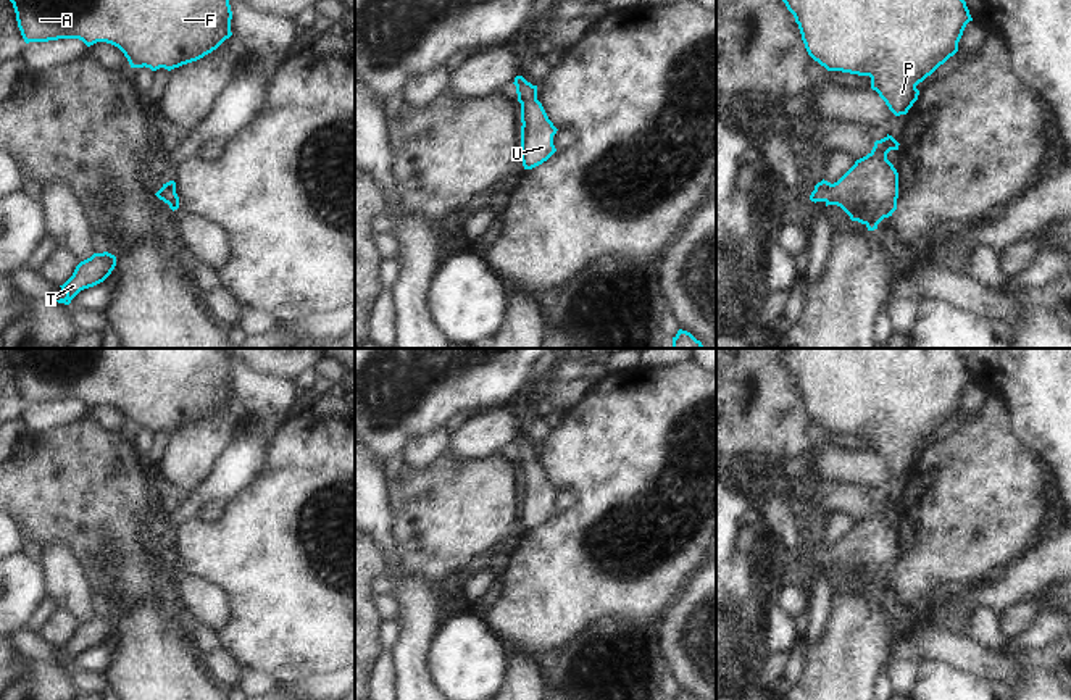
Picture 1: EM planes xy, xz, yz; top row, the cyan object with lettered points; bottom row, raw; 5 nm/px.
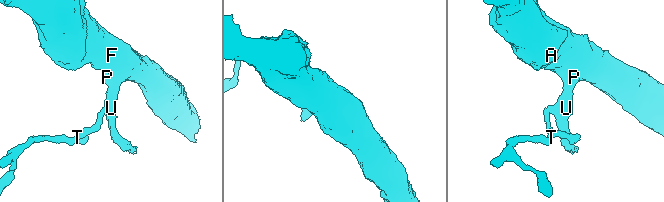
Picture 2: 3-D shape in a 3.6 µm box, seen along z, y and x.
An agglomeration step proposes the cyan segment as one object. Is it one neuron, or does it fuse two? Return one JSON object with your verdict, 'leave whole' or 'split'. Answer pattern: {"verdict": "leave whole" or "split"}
{"verdict": "leave whole"}

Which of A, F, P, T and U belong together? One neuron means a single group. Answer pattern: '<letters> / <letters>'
A F P T U

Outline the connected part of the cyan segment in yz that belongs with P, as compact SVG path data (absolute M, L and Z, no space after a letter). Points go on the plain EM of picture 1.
M784 348L782 363L798 385L808 416L827 432L869 437L871 450L879 455L895 477L908 474L919 456L916 447L958 413L958 403L963 397L963 392L966 385L973 382L966 363L961 360L956 348Z

